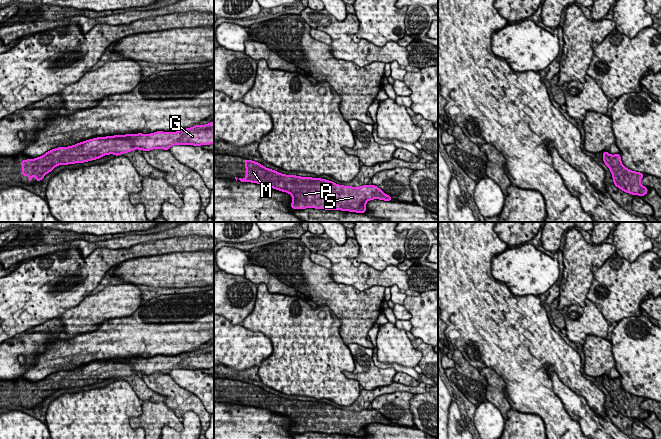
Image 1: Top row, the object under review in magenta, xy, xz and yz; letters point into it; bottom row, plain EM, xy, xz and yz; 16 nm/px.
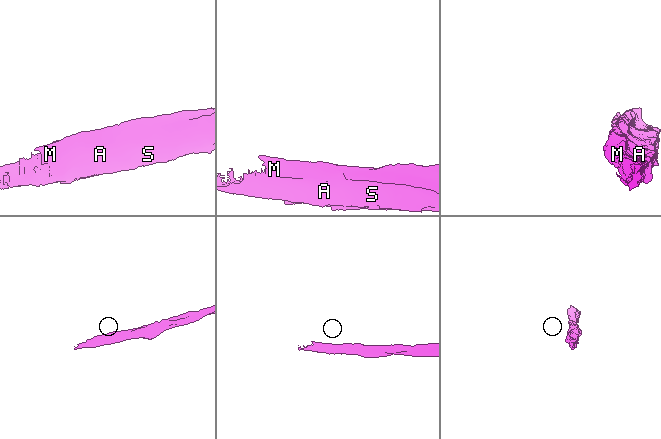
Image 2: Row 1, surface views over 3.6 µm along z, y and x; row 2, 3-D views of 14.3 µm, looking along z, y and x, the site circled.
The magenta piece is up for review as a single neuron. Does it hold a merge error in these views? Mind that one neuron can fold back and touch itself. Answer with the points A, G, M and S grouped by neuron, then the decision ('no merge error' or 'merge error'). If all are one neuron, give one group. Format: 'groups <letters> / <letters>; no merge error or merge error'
groups A G M S; no merge error

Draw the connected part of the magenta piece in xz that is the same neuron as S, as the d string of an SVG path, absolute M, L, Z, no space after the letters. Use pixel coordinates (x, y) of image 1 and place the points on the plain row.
M245 383L245 393L245 402L239 402L241 406L267 409L272 413L289 417L293 422L290 429L292 433L315 432L365 437L365 429L369 424L392 425L391 420L376 409L356 412L319 401L286 399L249 383Z

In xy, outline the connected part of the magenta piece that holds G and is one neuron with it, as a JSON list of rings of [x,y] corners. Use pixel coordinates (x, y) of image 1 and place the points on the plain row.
[[[214,345],[205,349],[181,353],[176,356],[157,355],[150,358],[125,358],[96,361],[68,371],[49,374],[44,379],[22,384],[22,400],[34,401],[41,405],[59,389],[84,387],[99,383],[105,379],[115,380],[132,376],[135,373],[151,375],[153,373],[169,374],[174,369],[210,369],[214,368]]]

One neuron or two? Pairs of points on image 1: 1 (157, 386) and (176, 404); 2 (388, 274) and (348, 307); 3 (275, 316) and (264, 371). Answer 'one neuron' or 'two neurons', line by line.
1: one neuron
2: two neurons
3: one neuron

